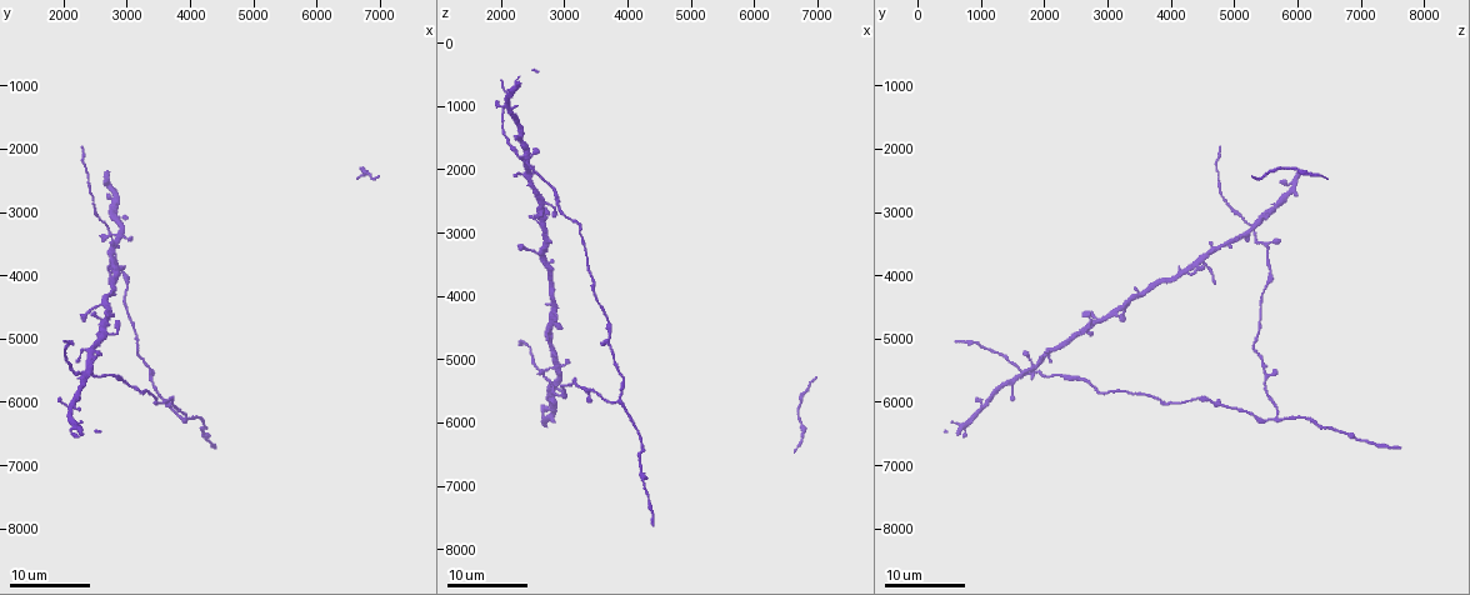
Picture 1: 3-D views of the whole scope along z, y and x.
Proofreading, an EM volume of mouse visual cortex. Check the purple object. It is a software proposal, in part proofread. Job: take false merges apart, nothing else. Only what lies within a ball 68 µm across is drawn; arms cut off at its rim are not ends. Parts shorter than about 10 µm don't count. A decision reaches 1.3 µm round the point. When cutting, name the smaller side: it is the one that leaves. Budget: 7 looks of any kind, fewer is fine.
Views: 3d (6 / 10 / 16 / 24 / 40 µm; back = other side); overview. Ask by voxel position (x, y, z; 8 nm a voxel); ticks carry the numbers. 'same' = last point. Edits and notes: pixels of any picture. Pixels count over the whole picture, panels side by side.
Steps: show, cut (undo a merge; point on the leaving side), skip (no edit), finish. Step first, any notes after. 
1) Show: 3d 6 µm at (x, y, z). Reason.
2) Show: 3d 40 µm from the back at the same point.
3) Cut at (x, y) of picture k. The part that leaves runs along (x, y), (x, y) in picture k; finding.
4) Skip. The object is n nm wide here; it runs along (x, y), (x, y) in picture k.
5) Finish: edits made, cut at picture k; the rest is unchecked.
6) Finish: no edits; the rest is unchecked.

Show: 3d 16 µm at (3650, 6050, 4750). Calibre changes.

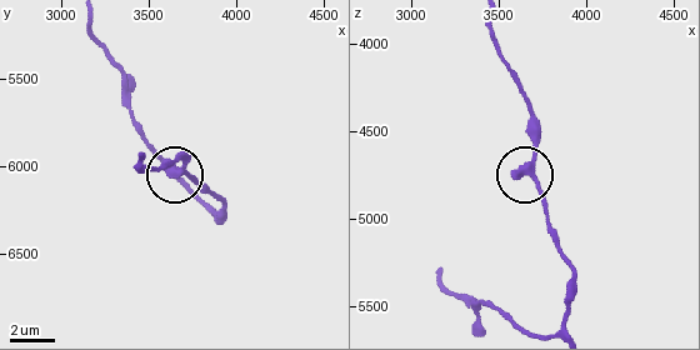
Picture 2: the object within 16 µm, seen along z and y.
Show: 3d 10 µm at (3700, 6020, 4760).

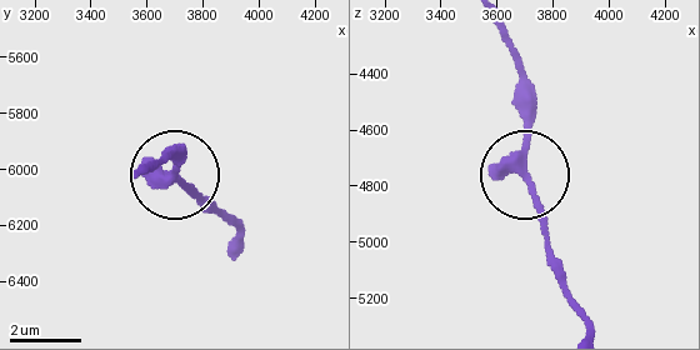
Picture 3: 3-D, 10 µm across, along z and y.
Skip. It runs along (494, 20), (518, 74), (526, 181), (560, 259) in picture 3; continuous, no second neuron.

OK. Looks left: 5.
Show: 3d 16 µm at (3850, 6250, 5650). Three arms meet.

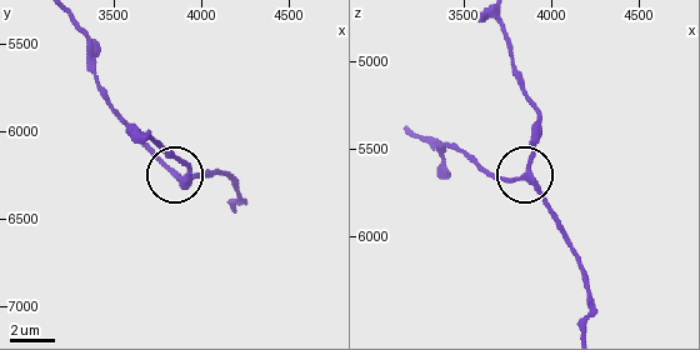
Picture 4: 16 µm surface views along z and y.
Show: 3d 10 µm at (3860, 6240, 5660).

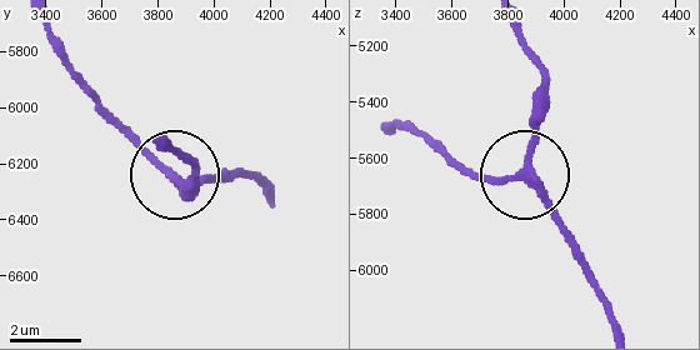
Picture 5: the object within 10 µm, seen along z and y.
Skip. The side arm is 19 µm long; 3 arms meet here; continuous, no second neuron.

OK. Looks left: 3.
Show: 3d 16 µm at (2900, 3900, 5550). Calibre changes.

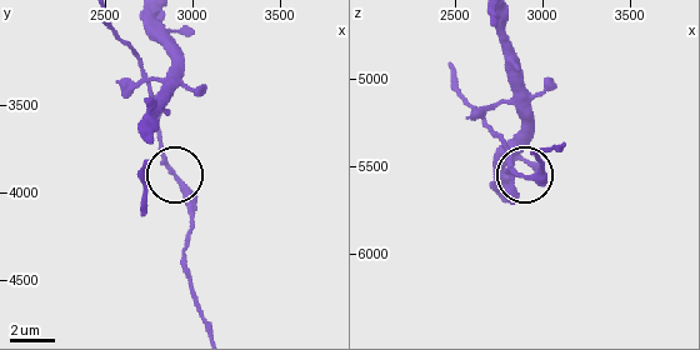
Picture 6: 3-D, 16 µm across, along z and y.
Show: 3d 6 µm at (2900, 3900, 5560).

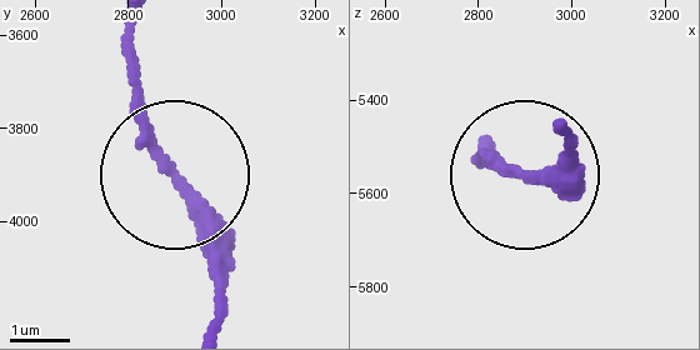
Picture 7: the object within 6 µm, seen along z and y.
Skip. One neuron here.

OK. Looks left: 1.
Finish: no edits; the rest is unchecked.

